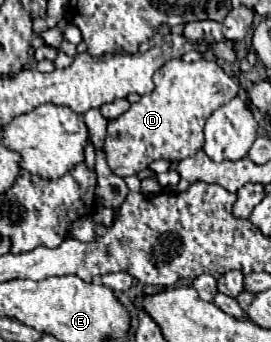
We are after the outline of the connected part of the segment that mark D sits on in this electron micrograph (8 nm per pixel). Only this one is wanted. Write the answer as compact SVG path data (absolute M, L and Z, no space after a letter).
M167 61L155 73L153 93L143 95L123 115L109 121L103 143L109 169L117 177L129 177L139 175L157 159L181 161L189 155L195 155L203 147L205 121L215 109L229 103L237 91L239 85L217 65L217 61Z

